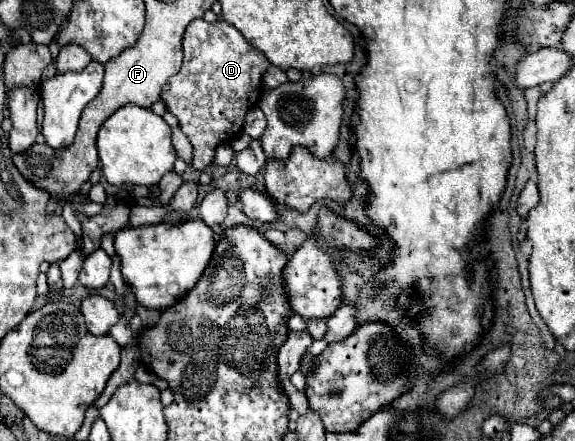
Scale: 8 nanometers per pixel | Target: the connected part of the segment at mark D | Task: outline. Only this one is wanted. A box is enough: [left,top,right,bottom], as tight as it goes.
[161,19,271,171]

